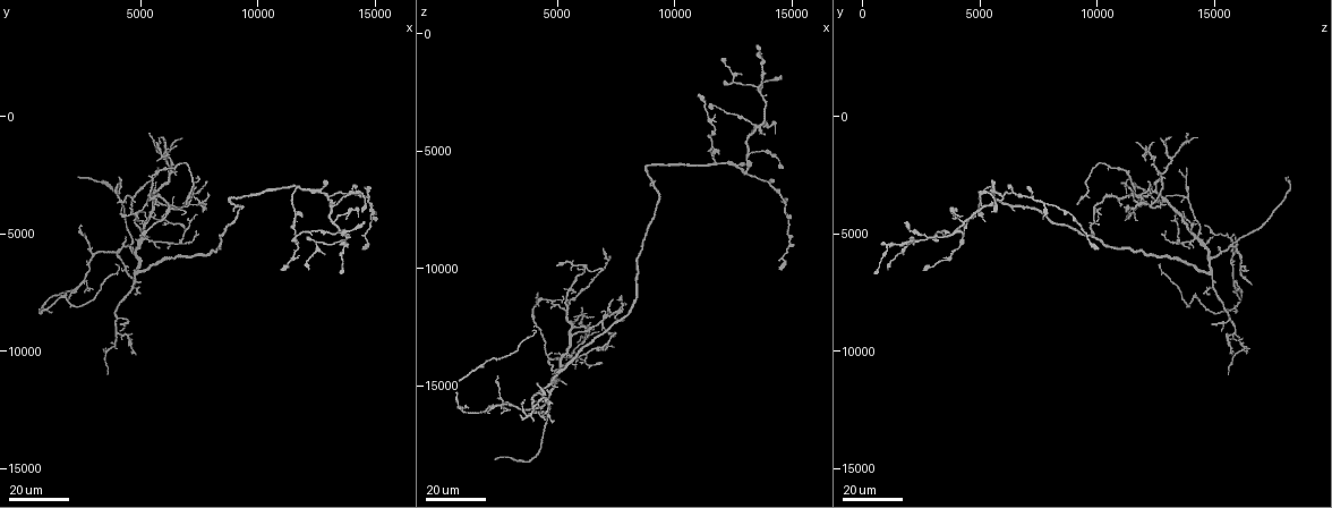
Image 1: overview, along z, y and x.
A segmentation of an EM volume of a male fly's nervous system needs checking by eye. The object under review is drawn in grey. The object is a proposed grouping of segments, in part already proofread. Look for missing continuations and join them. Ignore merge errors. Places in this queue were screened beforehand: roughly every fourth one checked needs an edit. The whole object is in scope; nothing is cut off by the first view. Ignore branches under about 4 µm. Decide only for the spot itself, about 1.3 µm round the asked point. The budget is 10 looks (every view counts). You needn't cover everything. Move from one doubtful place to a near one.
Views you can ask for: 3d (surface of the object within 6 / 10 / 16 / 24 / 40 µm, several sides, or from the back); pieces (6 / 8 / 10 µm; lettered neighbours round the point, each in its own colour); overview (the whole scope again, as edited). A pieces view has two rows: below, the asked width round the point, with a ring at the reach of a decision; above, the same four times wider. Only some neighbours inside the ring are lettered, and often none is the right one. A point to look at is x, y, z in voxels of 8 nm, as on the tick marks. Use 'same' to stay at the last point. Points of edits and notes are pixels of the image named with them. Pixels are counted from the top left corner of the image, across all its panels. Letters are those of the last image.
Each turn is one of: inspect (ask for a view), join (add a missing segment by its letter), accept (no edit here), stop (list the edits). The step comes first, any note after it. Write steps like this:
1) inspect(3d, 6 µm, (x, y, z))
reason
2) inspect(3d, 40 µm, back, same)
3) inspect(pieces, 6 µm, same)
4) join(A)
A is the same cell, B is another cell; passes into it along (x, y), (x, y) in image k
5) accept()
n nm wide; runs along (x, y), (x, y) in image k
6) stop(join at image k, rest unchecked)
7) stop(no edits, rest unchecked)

inspect(3d, 24 µm, (5000, 7500, 14600))
an open end

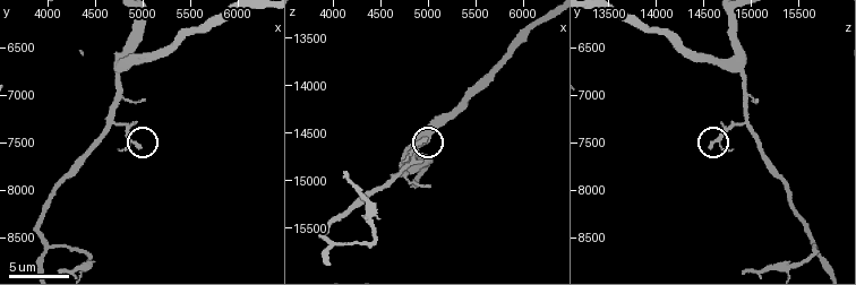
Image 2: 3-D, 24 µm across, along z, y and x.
inspect(pieces, 10 µm, (4980, 7560, 14560))

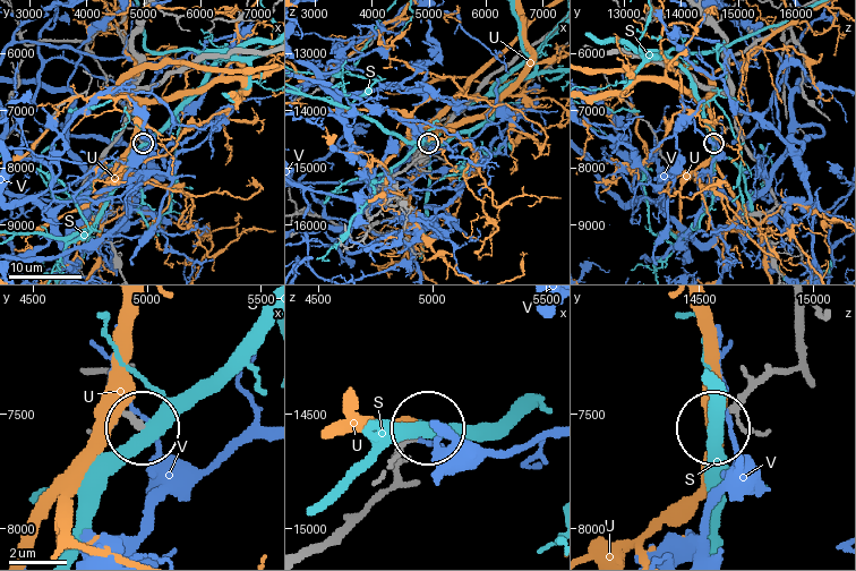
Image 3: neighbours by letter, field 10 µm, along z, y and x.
accept()
S, U and V are other cells; no lettered segment goes on from it

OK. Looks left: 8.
inspect(3d, 16 µm, (5700, 1000, 14200))
long arm stops here

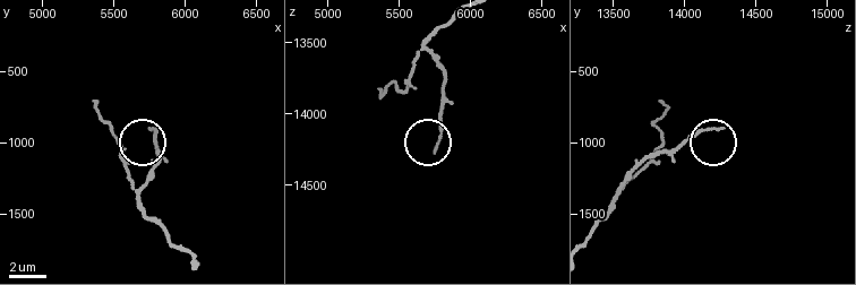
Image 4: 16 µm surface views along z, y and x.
inspect(pieces, 10 µm, (5760, 920, 14260))
what lies round it

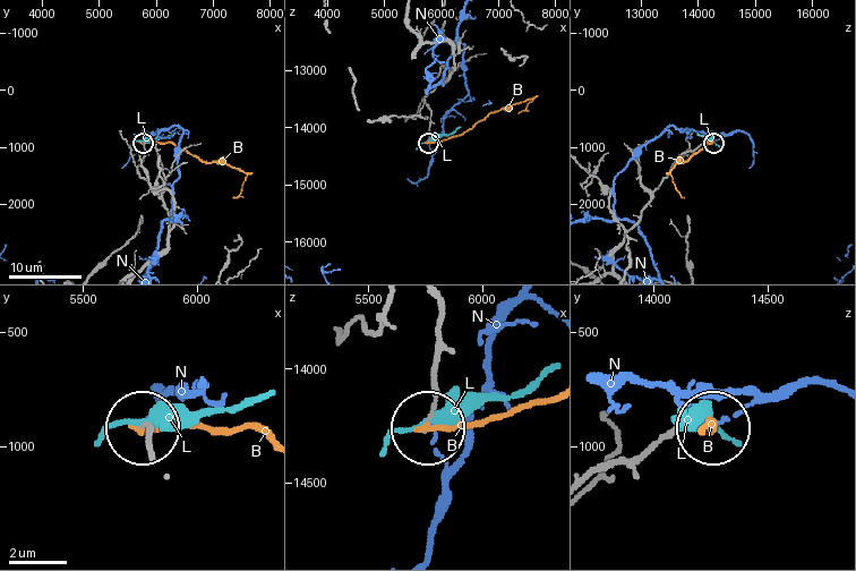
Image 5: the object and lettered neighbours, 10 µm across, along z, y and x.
accept()
B, L and N are other cells; runs along (438, 304), (441, 355), (426, 425) in image 5; none of them fits

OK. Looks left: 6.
inspect(3d, 24 µm, (4100, 8800, 15000))
branch stops here

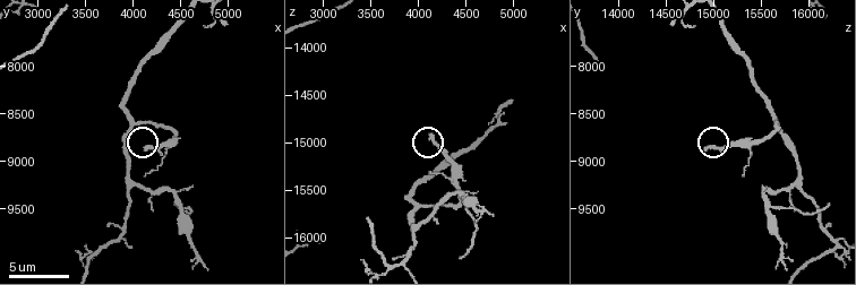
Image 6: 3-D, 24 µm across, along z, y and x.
inspect(3d, 6 µm, (4140, 8880, 14920))

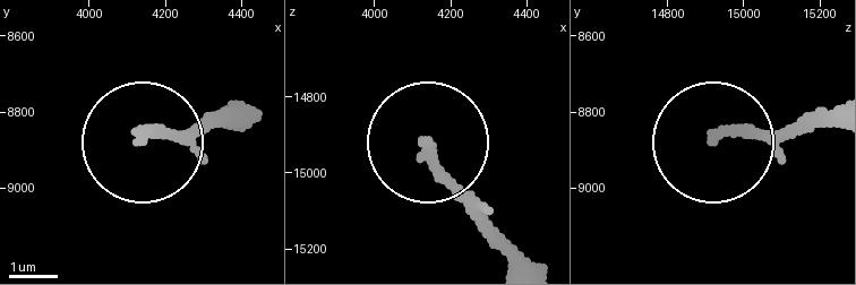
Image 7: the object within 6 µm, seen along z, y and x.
inspect(pieces, 8 µm, (4140, 8865, 14930))
what lies round it

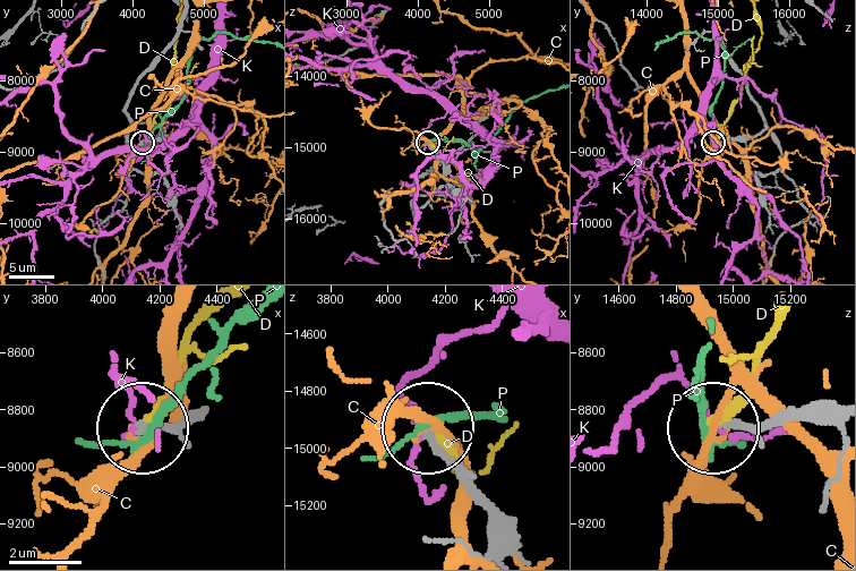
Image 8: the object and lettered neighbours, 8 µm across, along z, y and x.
accept()
C, D, K and P are other cells; runs along (200, 416), (146, 431) in image 8; none of them fits

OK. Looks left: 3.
inspect(3d, 24 µm, (2300, 2600, 18200))
free end

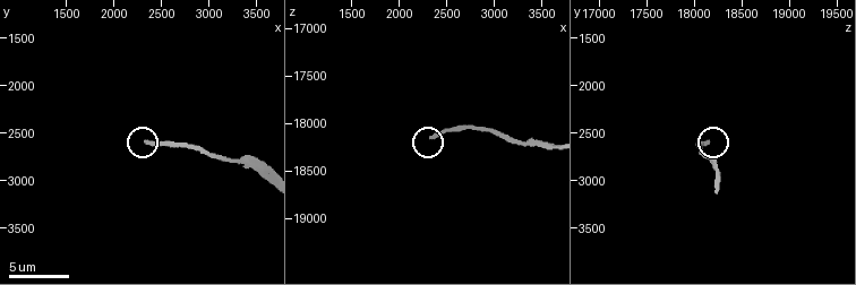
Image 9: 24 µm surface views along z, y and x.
inspect(pieces, 10 µm, (2360, 2600, 18140))

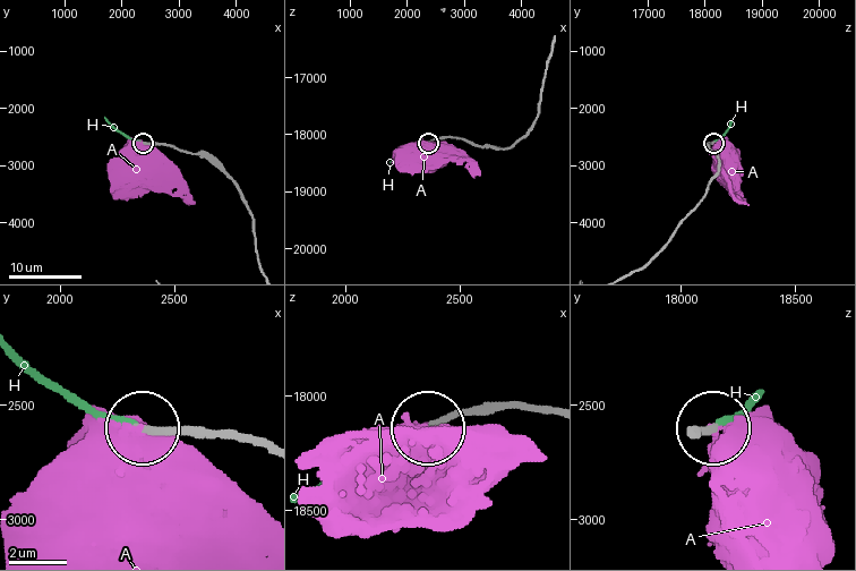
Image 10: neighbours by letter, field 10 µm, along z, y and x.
join(H)
H is the same cell, A is another cell; passes into it along (213, 436), (157, 436), (133, 422), (106, 419), (18, 356) in image 10; the neuron continues

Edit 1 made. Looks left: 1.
stop(join at image 10, rest unchecked)

